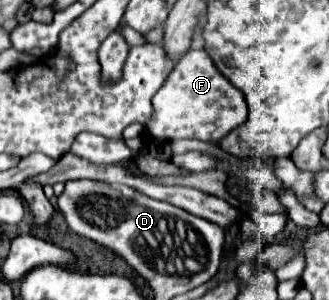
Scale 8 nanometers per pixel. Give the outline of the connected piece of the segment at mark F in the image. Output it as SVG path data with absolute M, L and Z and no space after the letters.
M188 50L164 86L152 98L154 114L146 124L146 134L154 140L198 139L217 142L248 118L248 104L240 90L236 90L214 66L206 50Z

